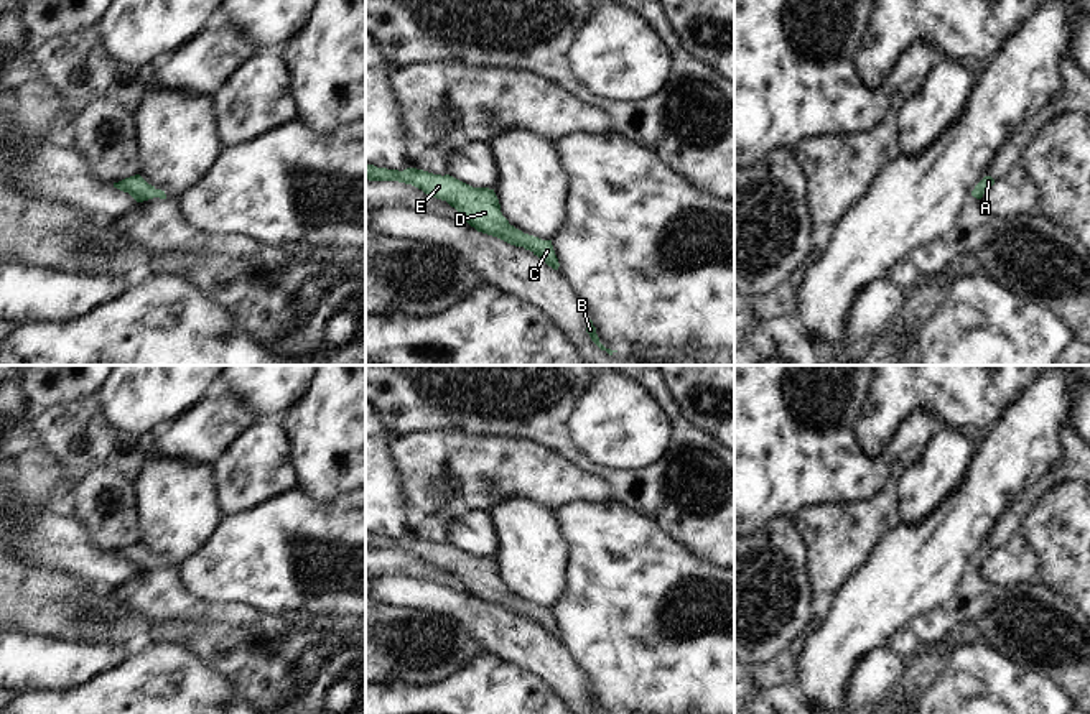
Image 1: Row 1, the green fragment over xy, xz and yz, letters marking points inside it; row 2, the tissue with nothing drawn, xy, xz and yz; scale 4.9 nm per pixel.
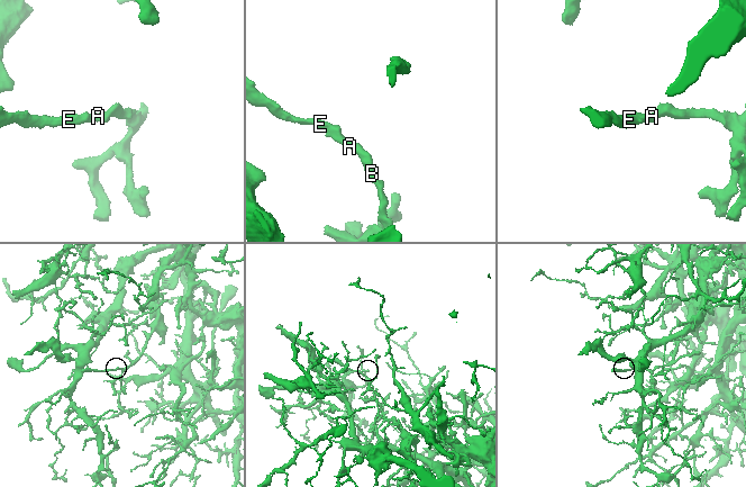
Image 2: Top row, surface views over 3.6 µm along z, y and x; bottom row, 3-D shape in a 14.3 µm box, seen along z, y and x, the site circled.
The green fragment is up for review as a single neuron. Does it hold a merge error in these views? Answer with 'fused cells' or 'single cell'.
single cell

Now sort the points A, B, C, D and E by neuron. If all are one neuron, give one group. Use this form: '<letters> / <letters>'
A B C D E

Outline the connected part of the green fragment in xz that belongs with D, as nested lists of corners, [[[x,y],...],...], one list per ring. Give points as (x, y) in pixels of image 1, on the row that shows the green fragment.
[[[366,165],[366,179],[412,184],[431,197],[446,201],[477,232],[497,237],[515,247],[524,247],[553,270],[560,267],[552,240],[524,234],[509,224],[501,212],[494,189],[473,188],[450,174],[441,176],[417,168],[398,171],[377,168],[374,165]]]

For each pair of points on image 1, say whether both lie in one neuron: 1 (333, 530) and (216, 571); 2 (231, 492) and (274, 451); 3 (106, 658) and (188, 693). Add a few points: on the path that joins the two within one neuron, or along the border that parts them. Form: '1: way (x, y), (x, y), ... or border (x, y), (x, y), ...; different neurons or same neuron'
1: way (303, 530), (287, 533), (262, 558), (246, 561); same neuron
2: way (241, 482), (264, 459); same neuron
3: border (129, 657), (86, 683); different neurons

